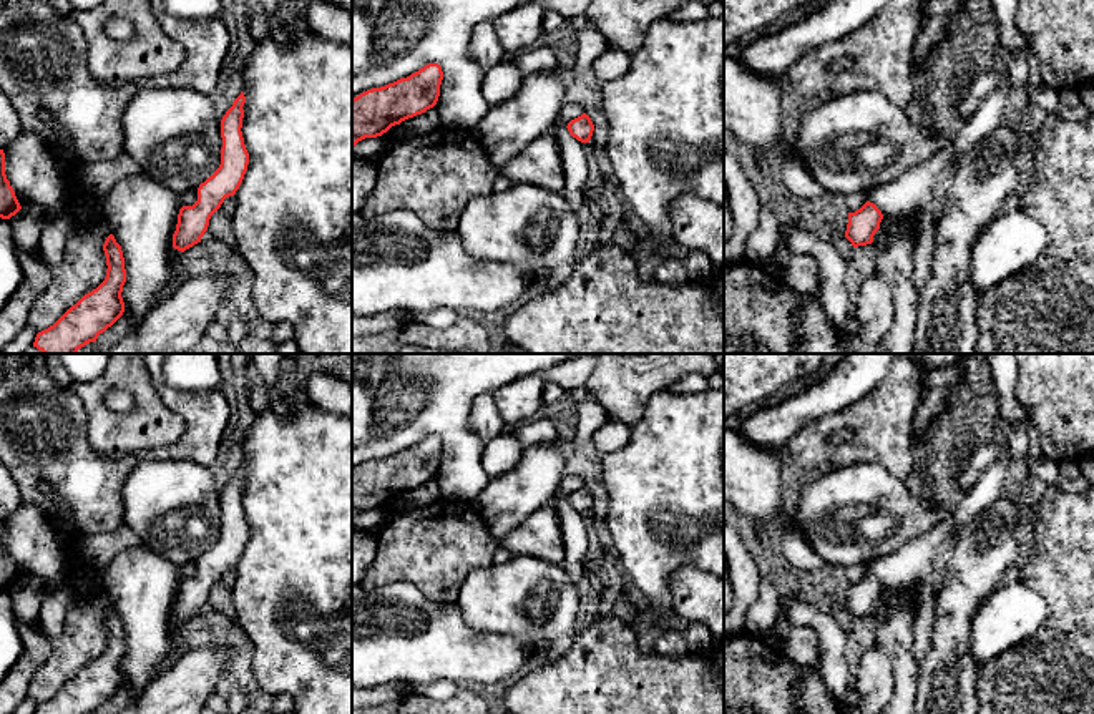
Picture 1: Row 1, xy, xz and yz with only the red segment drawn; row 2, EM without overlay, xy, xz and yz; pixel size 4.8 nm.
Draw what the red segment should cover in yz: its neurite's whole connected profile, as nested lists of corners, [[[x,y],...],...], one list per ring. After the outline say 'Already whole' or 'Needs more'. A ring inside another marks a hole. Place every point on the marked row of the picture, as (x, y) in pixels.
[[[867,201],[855,213],[848,213],[845,237],[853,247],[872,244],[875,232],[880,229],[882,219],[883,214],[877,204]]]. Already whole

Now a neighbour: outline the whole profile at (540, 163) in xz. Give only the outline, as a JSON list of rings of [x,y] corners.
[[[548,131],[535,138],[501,168],[501,174],[513,184],[535,184],[546,191],[561,193],[564,171],[554,133]]]

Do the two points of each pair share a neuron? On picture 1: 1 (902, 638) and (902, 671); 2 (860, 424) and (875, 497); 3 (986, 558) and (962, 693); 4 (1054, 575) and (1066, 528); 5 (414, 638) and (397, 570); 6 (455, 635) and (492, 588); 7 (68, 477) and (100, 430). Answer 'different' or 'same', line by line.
1: same
2: different
3: same
4: same
5: different
6: different
7: different

